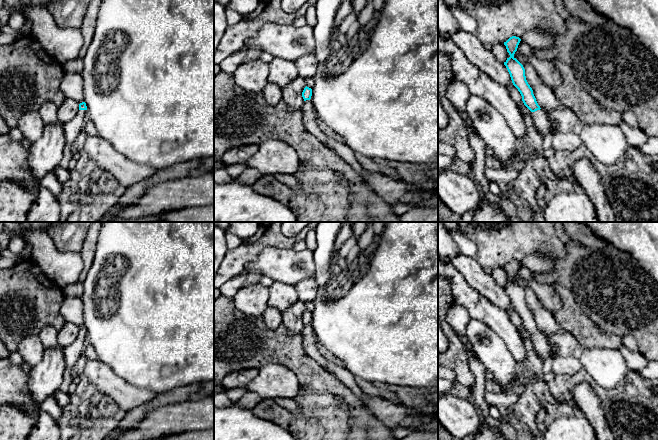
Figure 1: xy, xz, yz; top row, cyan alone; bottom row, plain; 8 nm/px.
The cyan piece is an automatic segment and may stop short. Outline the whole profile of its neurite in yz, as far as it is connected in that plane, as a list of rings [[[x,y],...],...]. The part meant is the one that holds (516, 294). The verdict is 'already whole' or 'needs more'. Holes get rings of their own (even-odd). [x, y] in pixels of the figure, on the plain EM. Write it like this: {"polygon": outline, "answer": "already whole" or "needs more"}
{"polygon": [[[512,260],[504,266],[507,276],[510,279],[510,281],[504,286],[504,289],[510,298],[513,309],[520,316],[524,329],[531,335],[530,340],[535,353],[542,362],[544,362],[551,355],[550,346],[546,336],[544,336],[538,329],[533,314],[526,304],[523,289],[514,281],[520,265],[521,263],[519,261]]], "answer": "needs more"}

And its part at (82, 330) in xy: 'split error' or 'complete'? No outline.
split error

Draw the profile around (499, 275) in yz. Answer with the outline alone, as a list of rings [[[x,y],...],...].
[[[504,267],[492,270],[491,276],[495,282],[502,287],[506,286],[506,284],[510,281]]]

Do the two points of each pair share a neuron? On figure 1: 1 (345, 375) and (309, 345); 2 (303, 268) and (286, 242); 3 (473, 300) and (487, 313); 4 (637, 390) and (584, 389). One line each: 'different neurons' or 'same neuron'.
1: same neuron
2: different neurons
3: same neuron
4: different neurons

